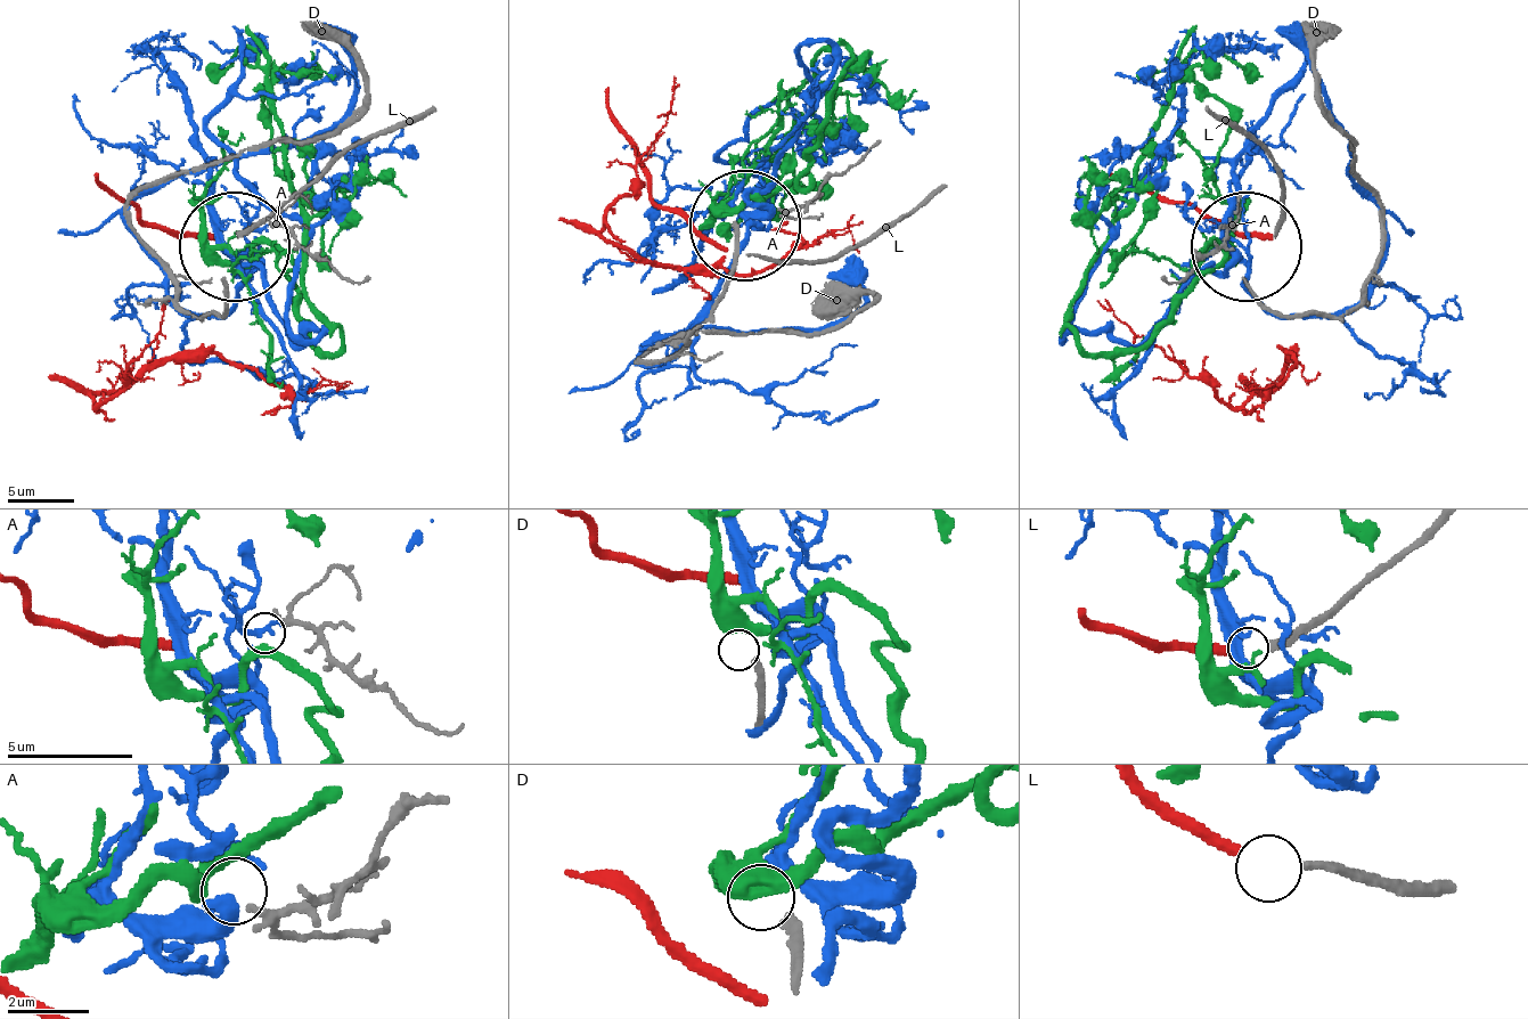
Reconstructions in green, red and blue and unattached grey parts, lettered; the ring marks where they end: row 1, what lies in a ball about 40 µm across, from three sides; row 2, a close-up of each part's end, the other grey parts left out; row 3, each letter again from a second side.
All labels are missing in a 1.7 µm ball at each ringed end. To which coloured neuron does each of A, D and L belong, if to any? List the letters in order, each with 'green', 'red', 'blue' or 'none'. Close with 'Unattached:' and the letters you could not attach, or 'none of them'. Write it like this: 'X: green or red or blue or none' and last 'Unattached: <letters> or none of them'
A: none
D: green
L: red
Unattached: A

